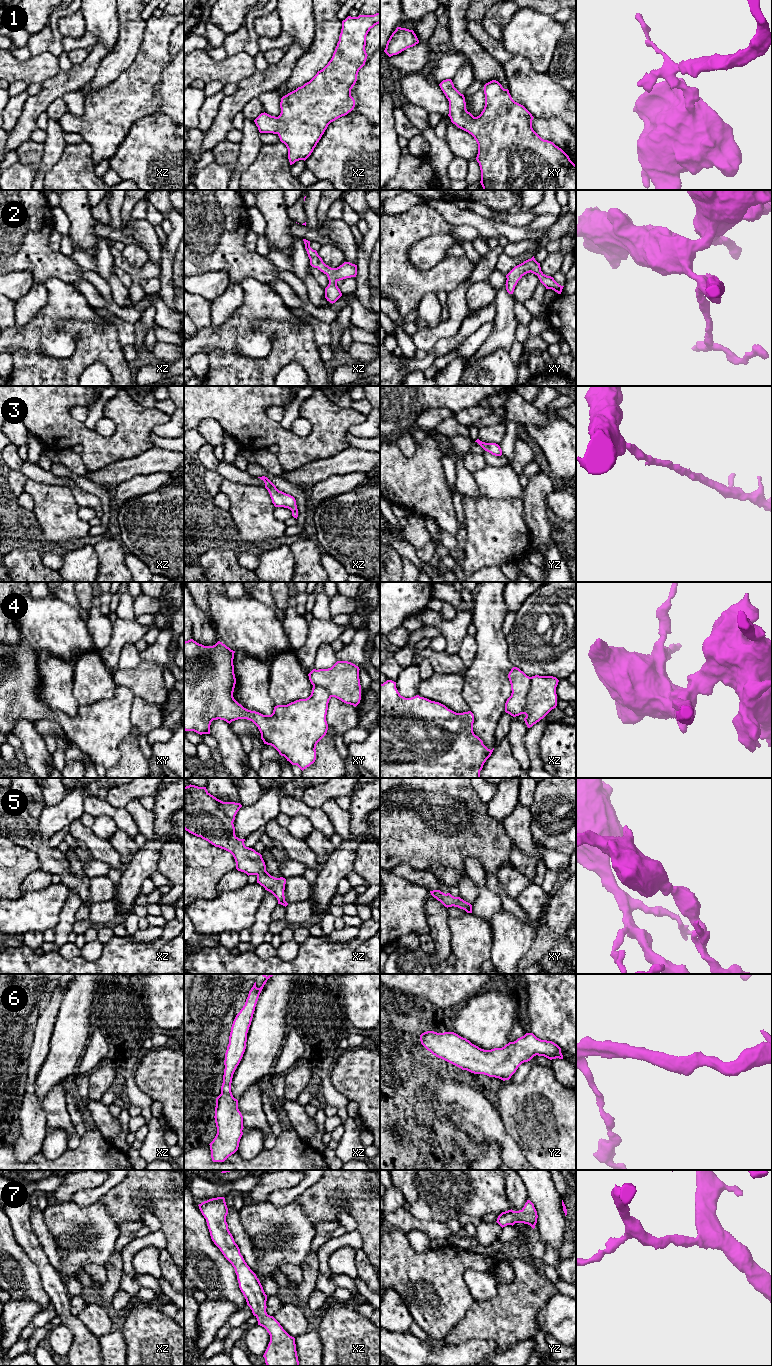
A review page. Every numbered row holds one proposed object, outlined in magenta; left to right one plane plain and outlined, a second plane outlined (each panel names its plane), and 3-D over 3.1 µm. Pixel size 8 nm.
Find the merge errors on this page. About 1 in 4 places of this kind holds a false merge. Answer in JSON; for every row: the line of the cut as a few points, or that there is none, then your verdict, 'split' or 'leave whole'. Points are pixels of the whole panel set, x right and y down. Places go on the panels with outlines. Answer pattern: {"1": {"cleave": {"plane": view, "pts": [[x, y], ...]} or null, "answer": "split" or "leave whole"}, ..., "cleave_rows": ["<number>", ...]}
{"1": {"cleave": null, "answer": "leave whole"}, "2": {"cleave": null, "answer": "leave whole"}, "3": {"cleave": null, "answer": "leave whole"}, "4": {"cleave": {"plane": "xz", "pts": [[530, 677], [530, 686], [522, 713]]}, "answer": "split"}, "5": {"cleave": null, "answer": "leave whole"}, "6": {"cleave": null, "answer": "leave whole"}, "7": {"cleave": null, "answer": "leave whole"}, "cleave_rows": ["4"]}

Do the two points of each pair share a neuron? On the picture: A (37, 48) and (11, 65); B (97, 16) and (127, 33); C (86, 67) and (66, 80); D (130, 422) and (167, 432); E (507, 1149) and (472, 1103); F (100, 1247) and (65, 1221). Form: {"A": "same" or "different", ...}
{"A": "different", "B": "different", "C": "same", "D": "different", "E": "same", "F": "same"}

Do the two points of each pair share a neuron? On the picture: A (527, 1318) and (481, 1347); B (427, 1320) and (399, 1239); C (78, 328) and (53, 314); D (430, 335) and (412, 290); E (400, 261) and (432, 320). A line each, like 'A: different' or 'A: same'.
A: different
B: same
C: different
D: different
E: different

